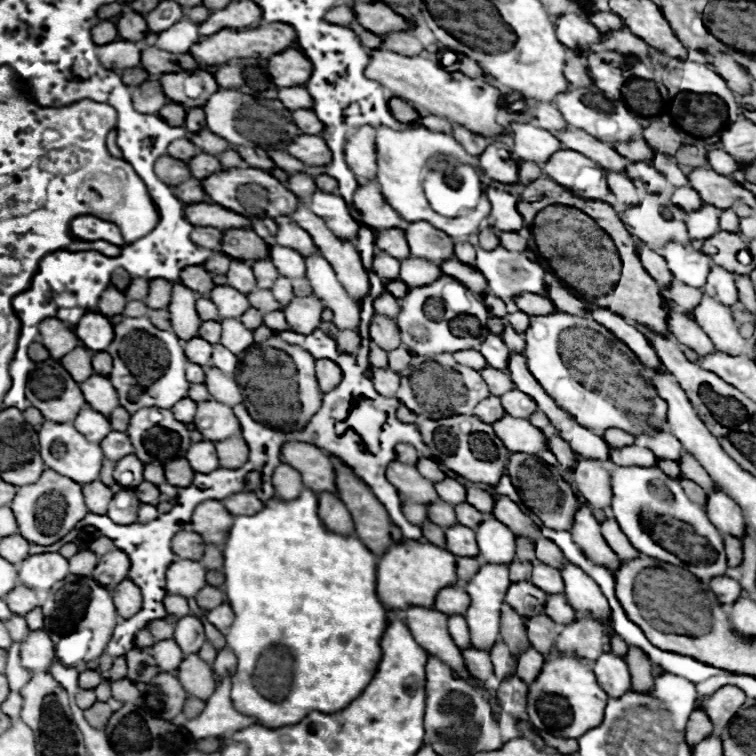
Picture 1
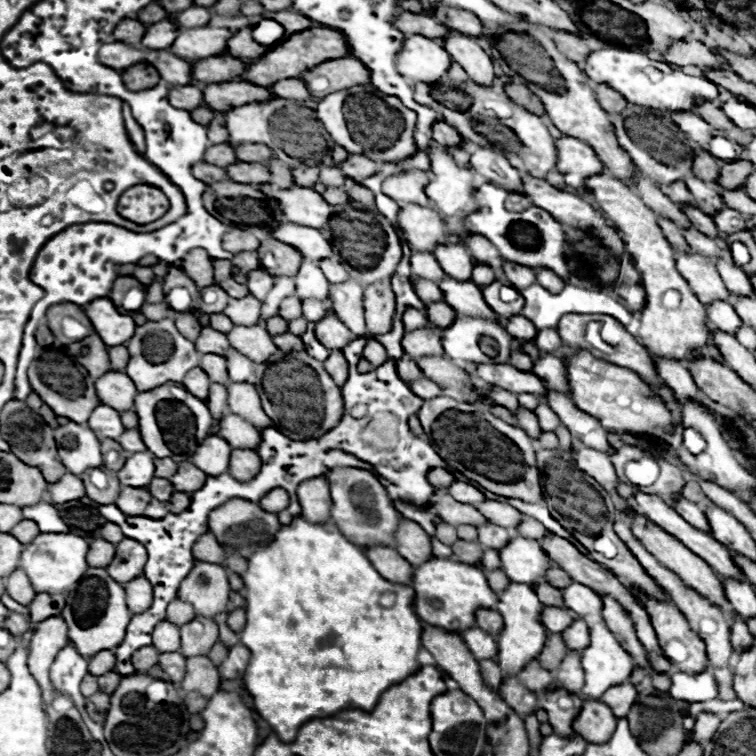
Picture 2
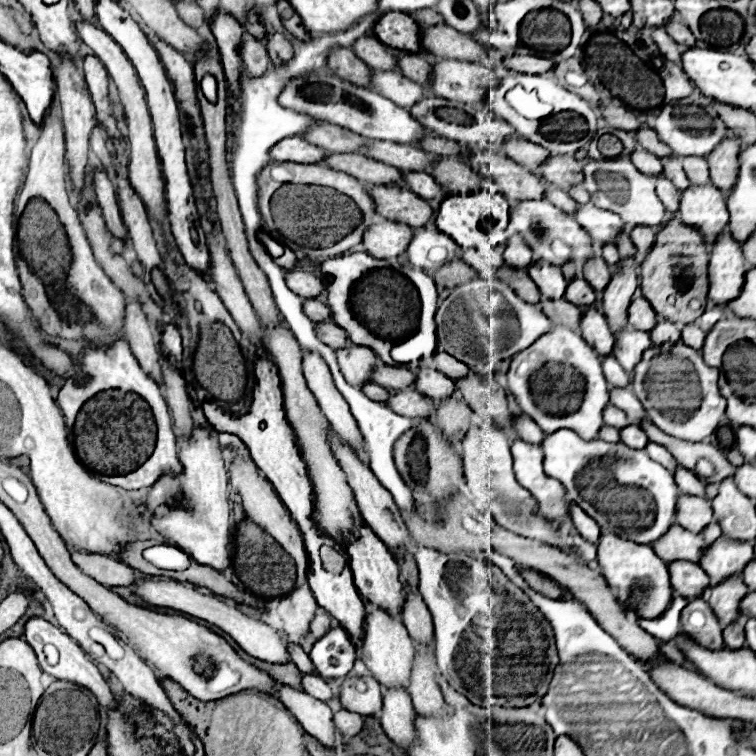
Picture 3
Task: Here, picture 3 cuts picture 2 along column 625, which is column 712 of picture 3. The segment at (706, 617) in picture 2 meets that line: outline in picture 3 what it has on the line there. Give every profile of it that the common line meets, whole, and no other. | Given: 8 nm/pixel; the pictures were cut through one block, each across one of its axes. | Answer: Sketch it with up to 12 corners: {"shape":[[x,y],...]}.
{"shape":[[674,524],[654,552],[664,562],[698,562],[720,532]]}

